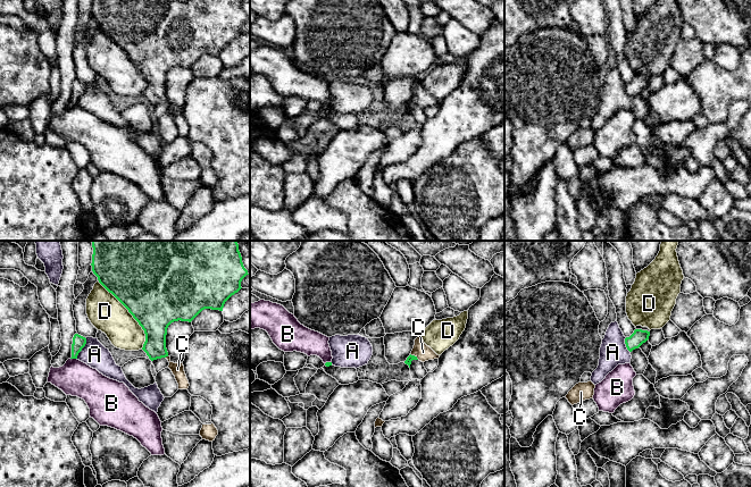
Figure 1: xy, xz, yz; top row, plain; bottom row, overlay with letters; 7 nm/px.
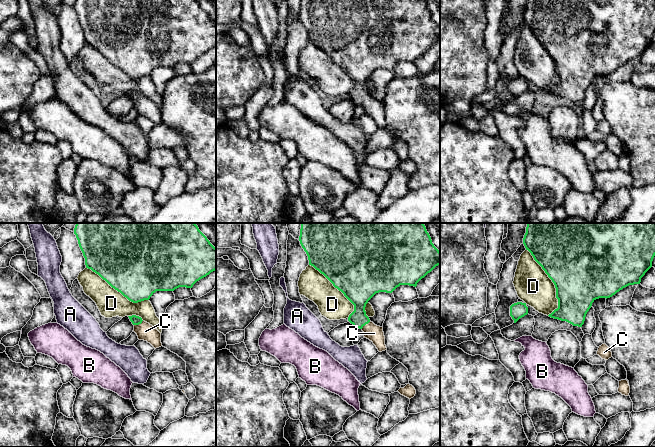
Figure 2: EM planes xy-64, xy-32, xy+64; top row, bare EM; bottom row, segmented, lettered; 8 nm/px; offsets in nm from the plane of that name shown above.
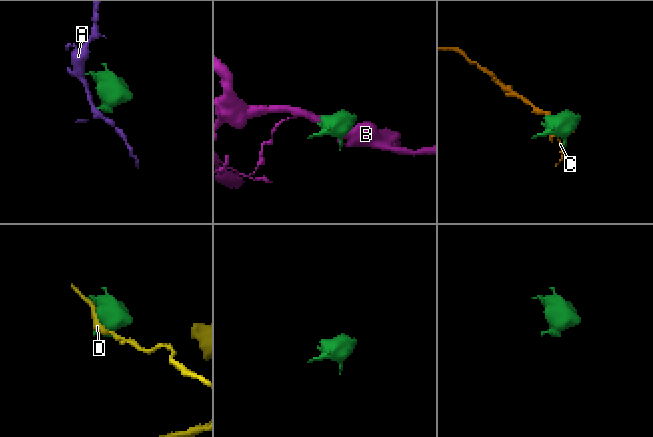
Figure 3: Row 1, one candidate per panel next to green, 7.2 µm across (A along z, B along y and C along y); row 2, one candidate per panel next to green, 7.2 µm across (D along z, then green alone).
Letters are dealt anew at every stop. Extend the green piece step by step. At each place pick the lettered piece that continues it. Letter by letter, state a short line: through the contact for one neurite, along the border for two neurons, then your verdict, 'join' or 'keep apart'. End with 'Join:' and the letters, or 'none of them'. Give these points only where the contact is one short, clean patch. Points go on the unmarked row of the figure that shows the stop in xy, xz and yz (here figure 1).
A: line xy (85, 83), (85, 90), (76, 103); keep apart
B: line xy (71, 103), (76, 105); keep apart
C: line xz (410, 103), (414, 101), (423, 98); join
D: keep apart
Join: C

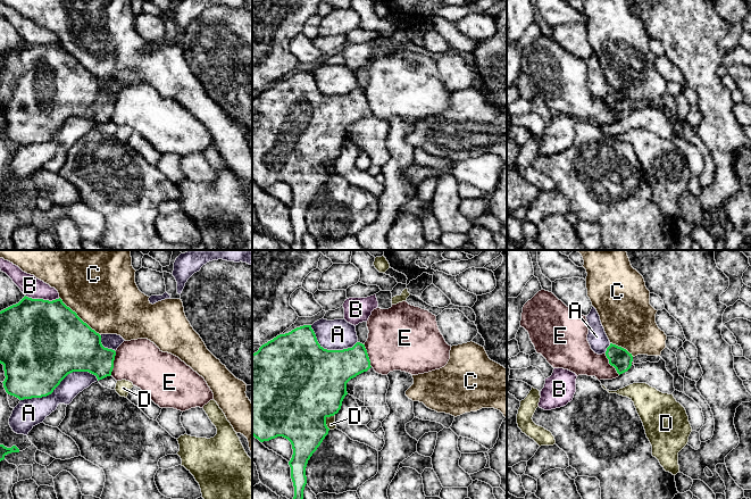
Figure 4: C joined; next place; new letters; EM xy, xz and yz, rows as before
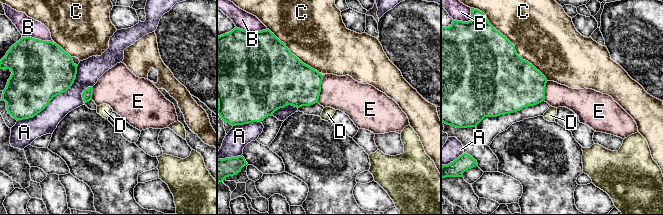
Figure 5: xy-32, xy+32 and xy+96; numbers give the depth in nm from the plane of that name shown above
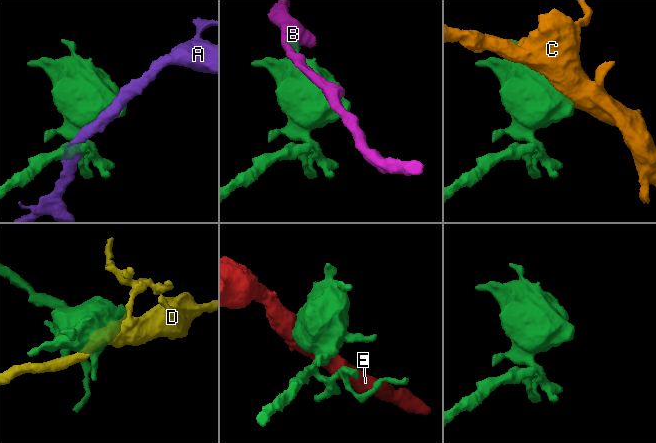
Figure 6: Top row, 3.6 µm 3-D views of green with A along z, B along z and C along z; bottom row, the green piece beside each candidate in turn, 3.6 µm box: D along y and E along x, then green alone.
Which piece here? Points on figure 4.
A: keep apart
B: keep apart
C: keep apart
D: keep apart
E: line xy (116, 97), (110, 119); keep apart
Join: none of them

